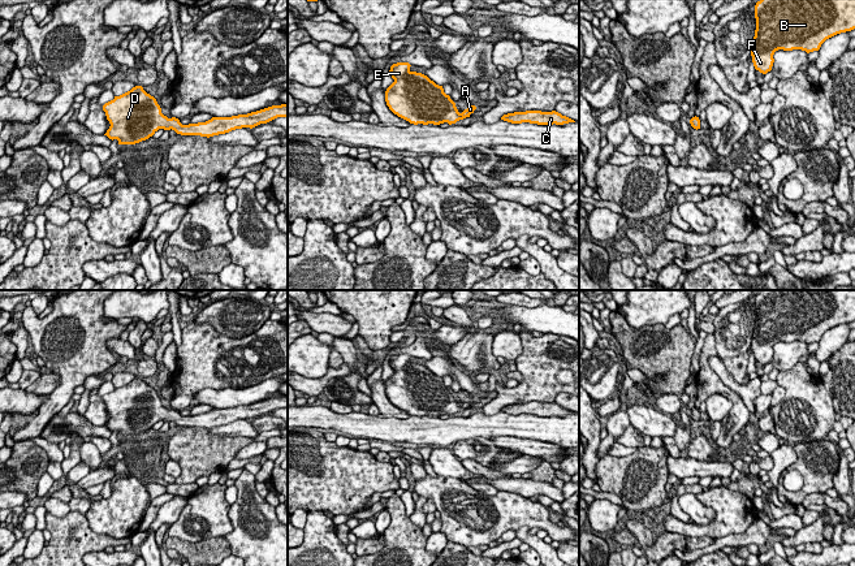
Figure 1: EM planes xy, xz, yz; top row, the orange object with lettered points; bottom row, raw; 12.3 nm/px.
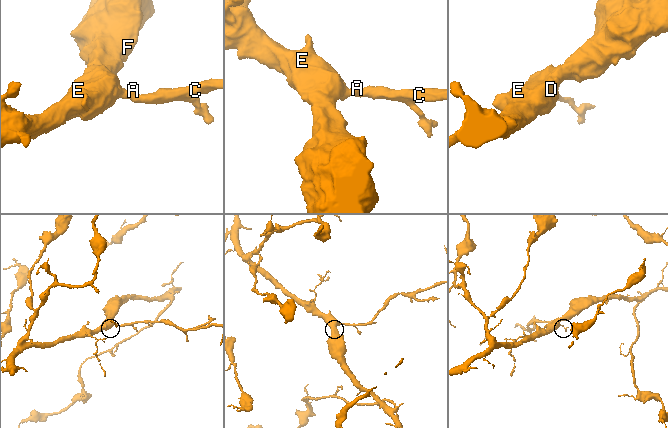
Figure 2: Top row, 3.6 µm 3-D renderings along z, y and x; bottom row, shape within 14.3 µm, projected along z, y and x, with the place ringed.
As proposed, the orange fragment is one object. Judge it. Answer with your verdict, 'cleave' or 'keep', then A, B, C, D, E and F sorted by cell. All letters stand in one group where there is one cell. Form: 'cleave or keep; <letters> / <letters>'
keep; A B C D E F

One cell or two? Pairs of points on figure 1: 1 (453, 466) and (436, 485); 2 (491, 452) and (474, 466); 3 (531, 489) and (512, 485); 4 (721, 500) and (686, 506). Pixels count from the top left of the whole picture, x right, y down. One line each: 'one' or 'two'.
1: two
2: two
3: one
4: two

